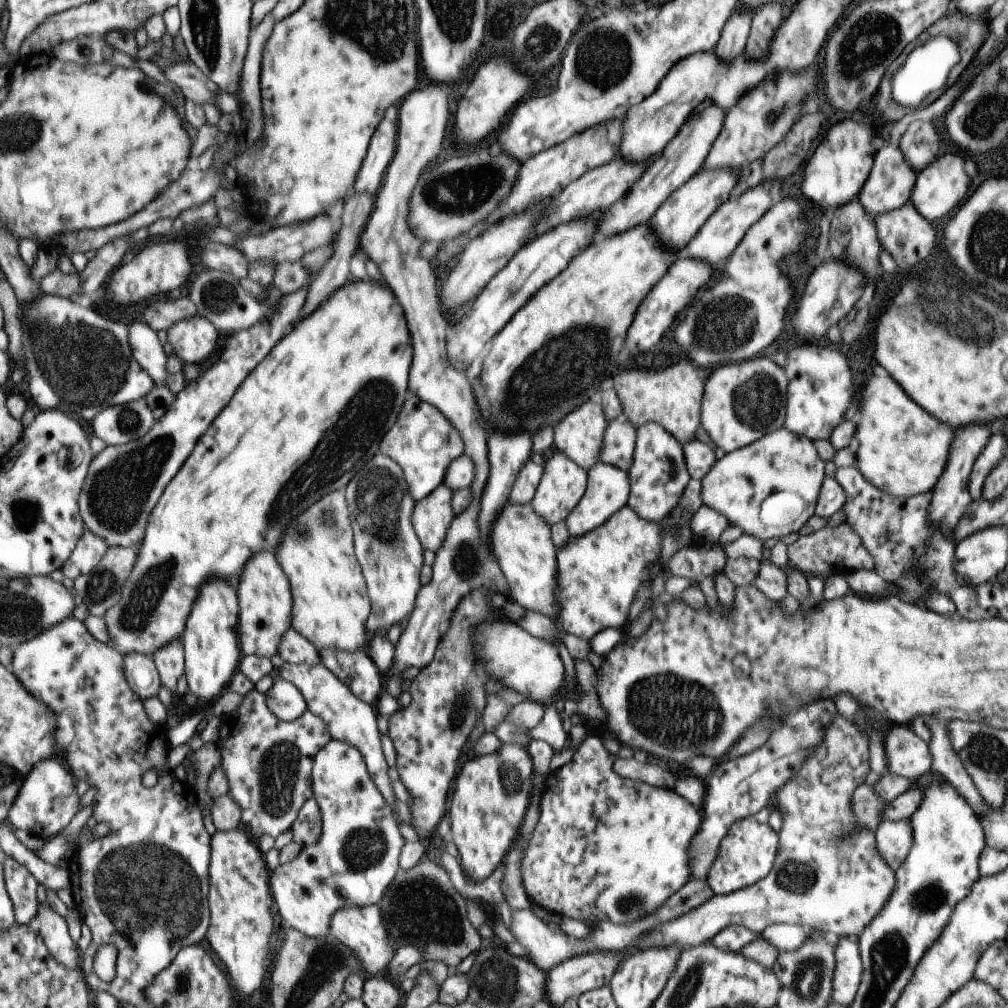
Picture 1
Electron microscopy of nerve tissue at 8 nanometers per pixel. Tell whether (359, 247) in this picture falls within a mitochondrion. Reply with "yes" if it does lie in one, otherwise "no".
no

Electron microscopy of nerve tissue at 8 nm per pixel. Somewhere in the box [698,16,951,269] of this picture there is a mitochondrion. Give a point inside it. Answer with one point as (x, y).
(861, 48)

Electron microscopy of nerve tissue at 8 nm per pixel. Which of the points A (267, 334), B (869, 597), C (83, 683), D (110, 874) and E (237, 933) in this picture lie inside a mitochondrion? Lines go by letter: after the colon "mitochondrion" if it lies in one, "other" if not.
A: other
B: other
C: other
D: mitochondrion
E: other

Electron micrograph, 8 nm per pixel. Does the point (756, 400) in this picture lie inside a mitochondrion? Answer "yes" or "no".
yes

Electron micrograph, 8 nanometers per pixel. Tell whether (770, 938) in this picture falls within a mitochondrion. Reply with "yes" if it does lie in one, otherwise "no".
no

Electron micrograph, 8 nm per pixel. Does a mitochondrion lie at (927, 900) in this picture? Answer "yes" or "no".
yes

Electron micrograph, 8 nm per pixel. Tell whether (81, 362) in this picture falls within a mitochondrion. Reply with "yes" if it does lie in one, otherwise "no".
yes

